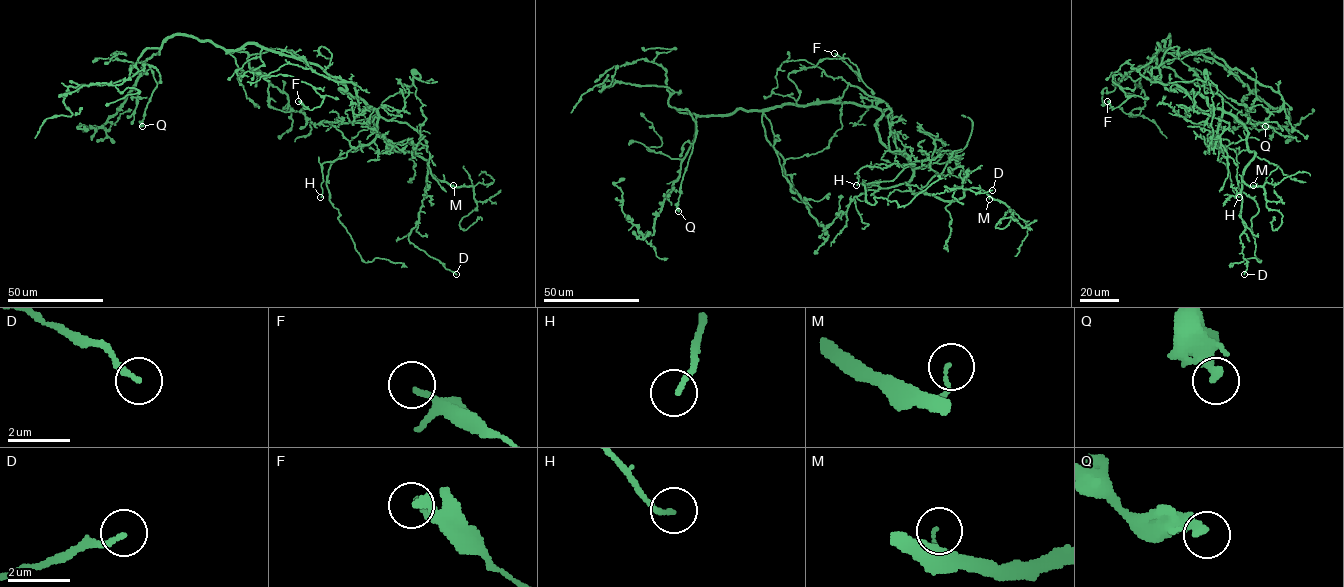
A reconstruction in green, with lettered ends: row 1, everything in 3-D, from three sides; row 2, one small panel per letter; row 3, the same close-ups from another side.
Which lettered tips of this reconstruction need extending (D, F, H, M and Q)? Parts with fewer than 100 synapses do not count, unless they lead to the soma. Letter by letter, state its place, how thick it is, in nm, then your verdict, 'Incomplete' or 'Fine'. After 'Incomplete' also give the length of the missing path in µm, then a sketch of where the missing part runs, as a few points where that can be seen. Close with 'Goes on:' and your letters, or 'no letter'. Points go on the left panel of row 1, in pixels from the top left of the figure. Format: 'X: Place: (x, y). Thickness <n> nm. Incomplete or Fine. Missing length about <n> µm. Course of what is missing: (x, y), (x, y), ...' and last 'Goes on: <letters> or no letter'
D: Place: (456, 274). Thickness 150 nm. Fine
F: Place: (298, 101). Thickness 220 nm. Fine
H: Place: (320, 197). Thickness 160 nm. Fine
M: Place: (453, 185). Thickness 80 nm. Fine
Q: Place: (142, 126). Thickness 320 nm. Fine
Goes on: no letter

